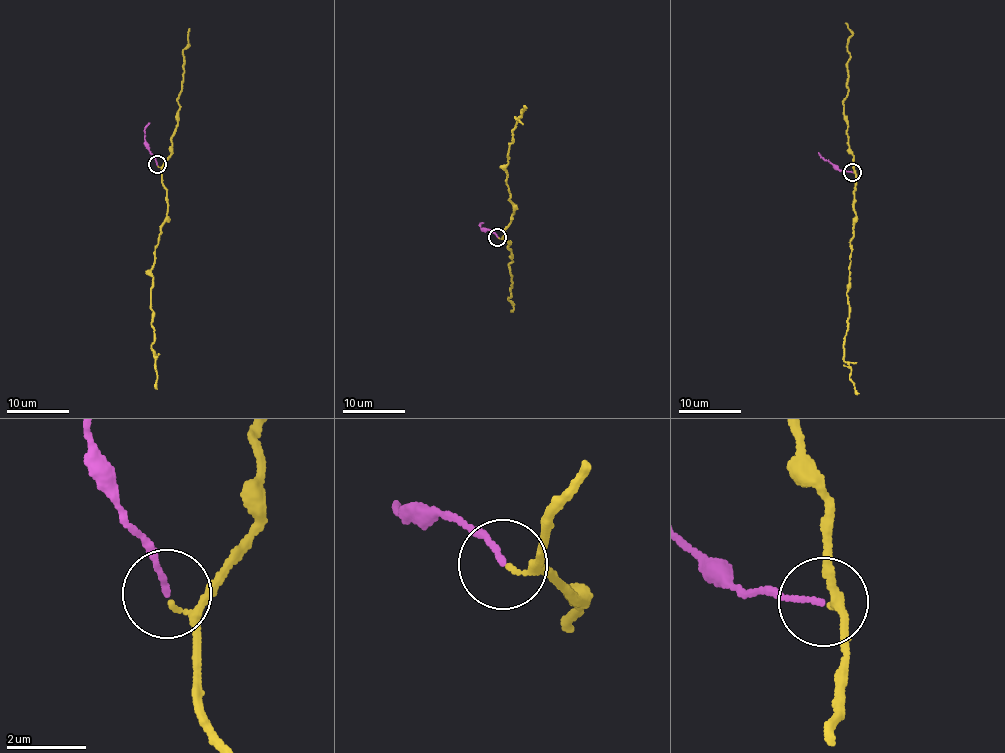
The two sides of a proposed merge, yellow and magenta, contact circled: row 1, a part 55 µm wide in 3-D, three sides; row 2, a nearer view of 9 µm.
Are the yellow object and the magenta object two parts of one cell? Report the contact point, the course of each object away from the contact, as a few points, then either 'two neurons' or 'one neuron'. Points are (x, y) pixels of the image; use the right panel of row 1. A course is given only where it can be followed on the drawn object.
place (852, 172); course yellow (853, 173), (855, 223), (850, 243), (846, 293), (849, 318), (843, 357), (849, 365), (850, 380), (857, 395); course magenta (853, 171), (845, 171), (831, 163), (819, 152); one neuron

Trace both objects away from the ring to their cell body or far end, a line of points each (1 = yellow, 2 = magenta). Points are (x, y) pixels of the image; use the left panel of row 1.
1: (157, 165), (162, 171), (162, 185), (167, 190), (166, 222), (160, 229), (151, 269), (155, 389)
2: (157, 164), (144, 138), (145, 128), (150, 123)

